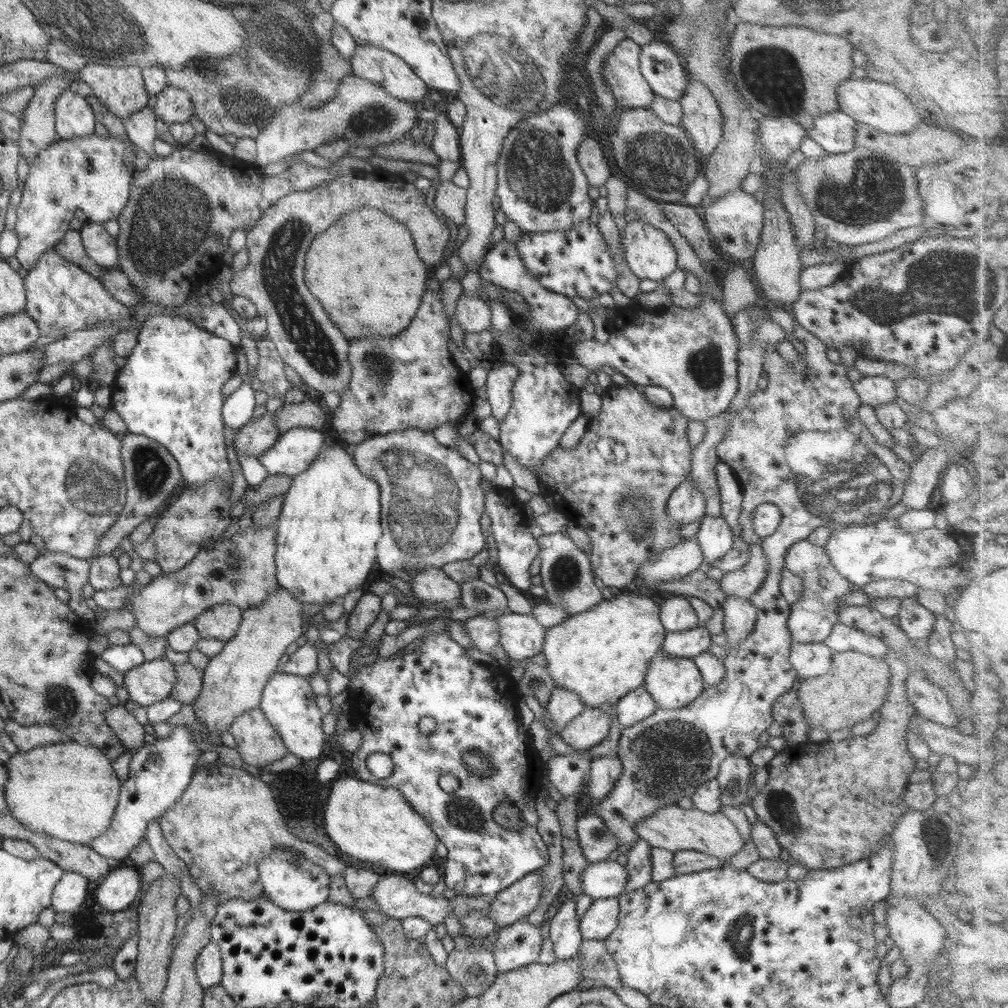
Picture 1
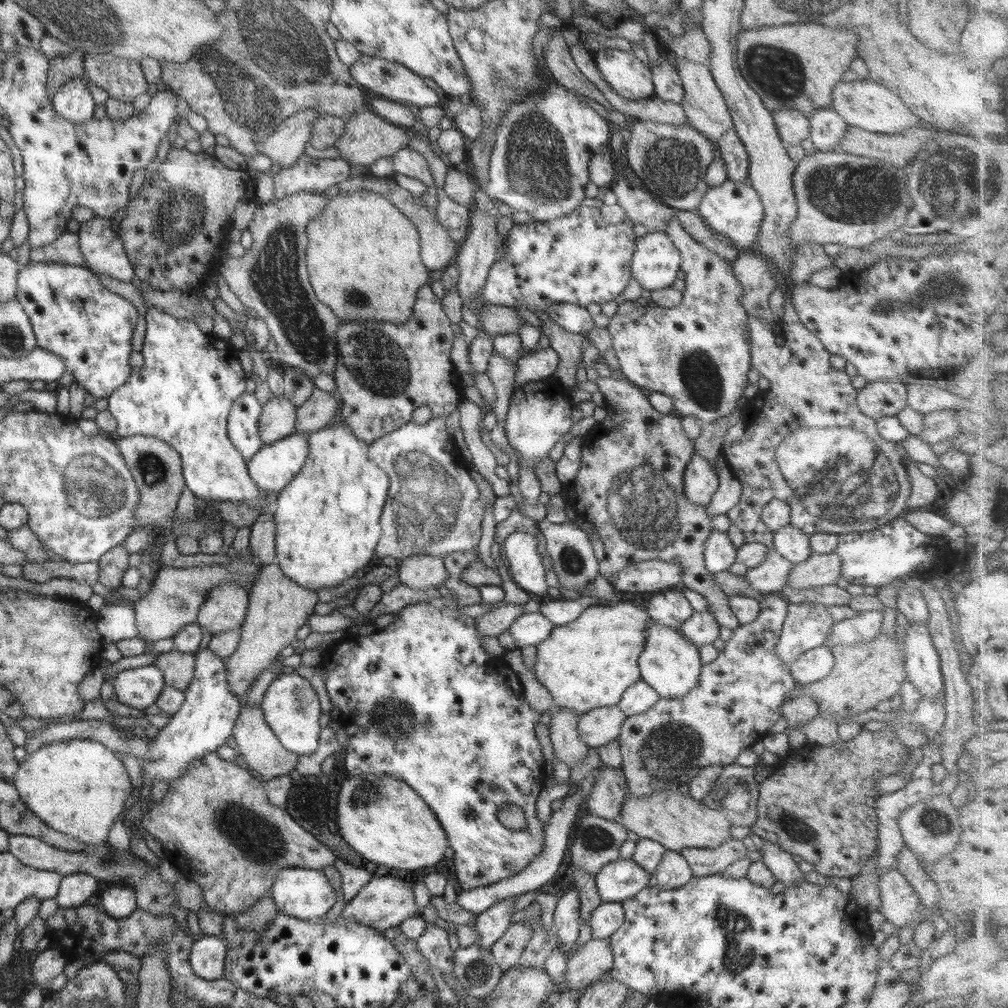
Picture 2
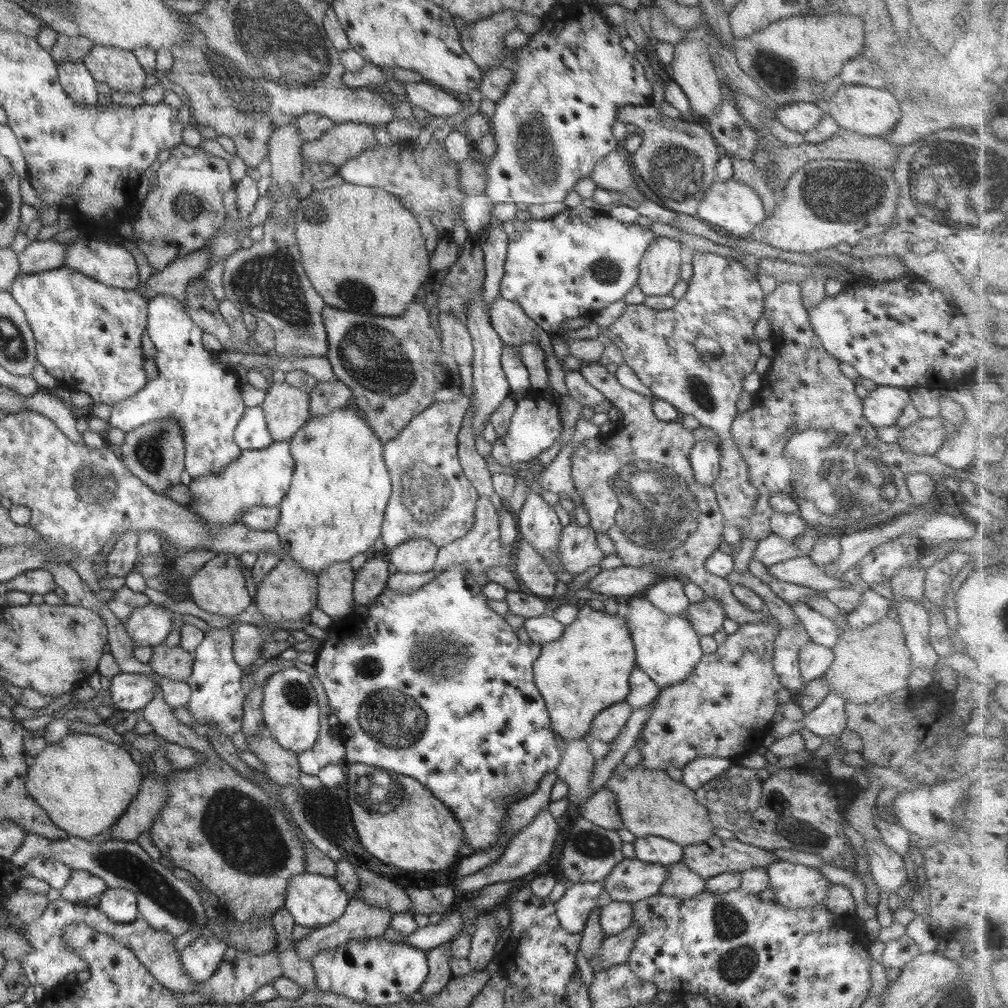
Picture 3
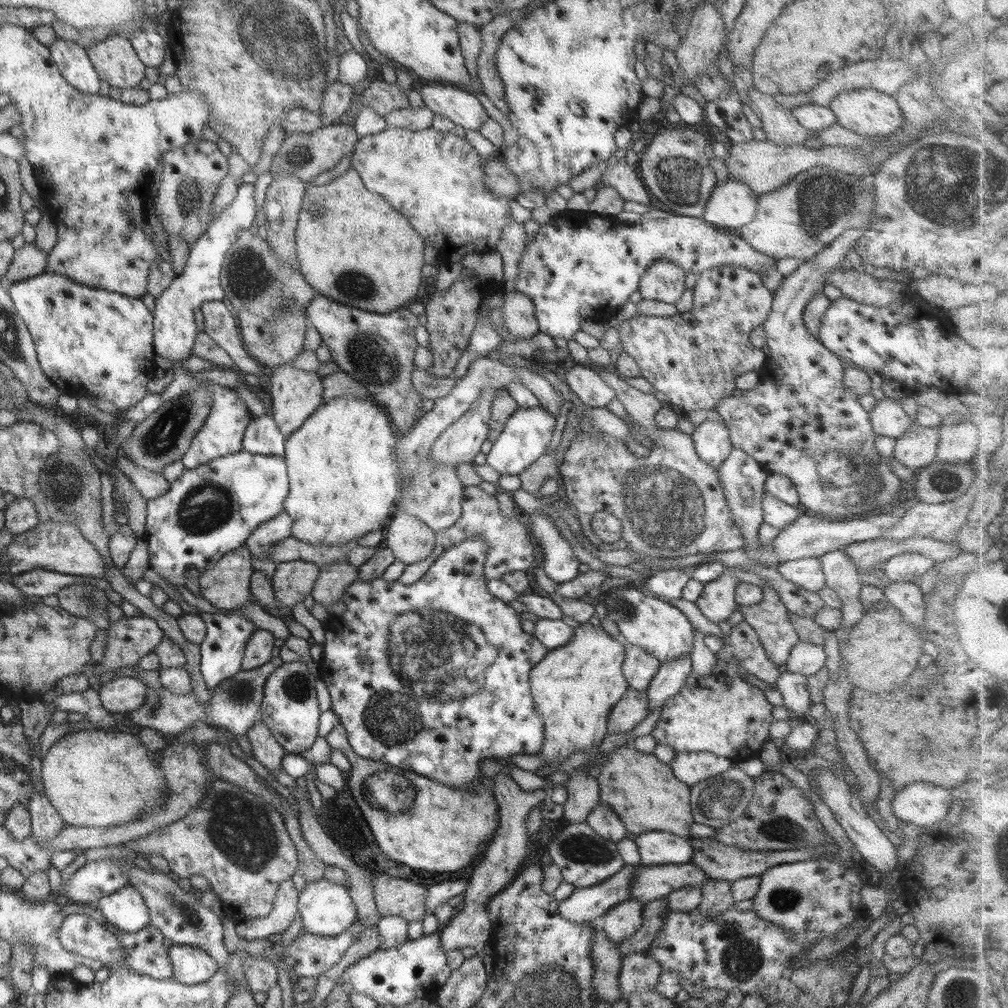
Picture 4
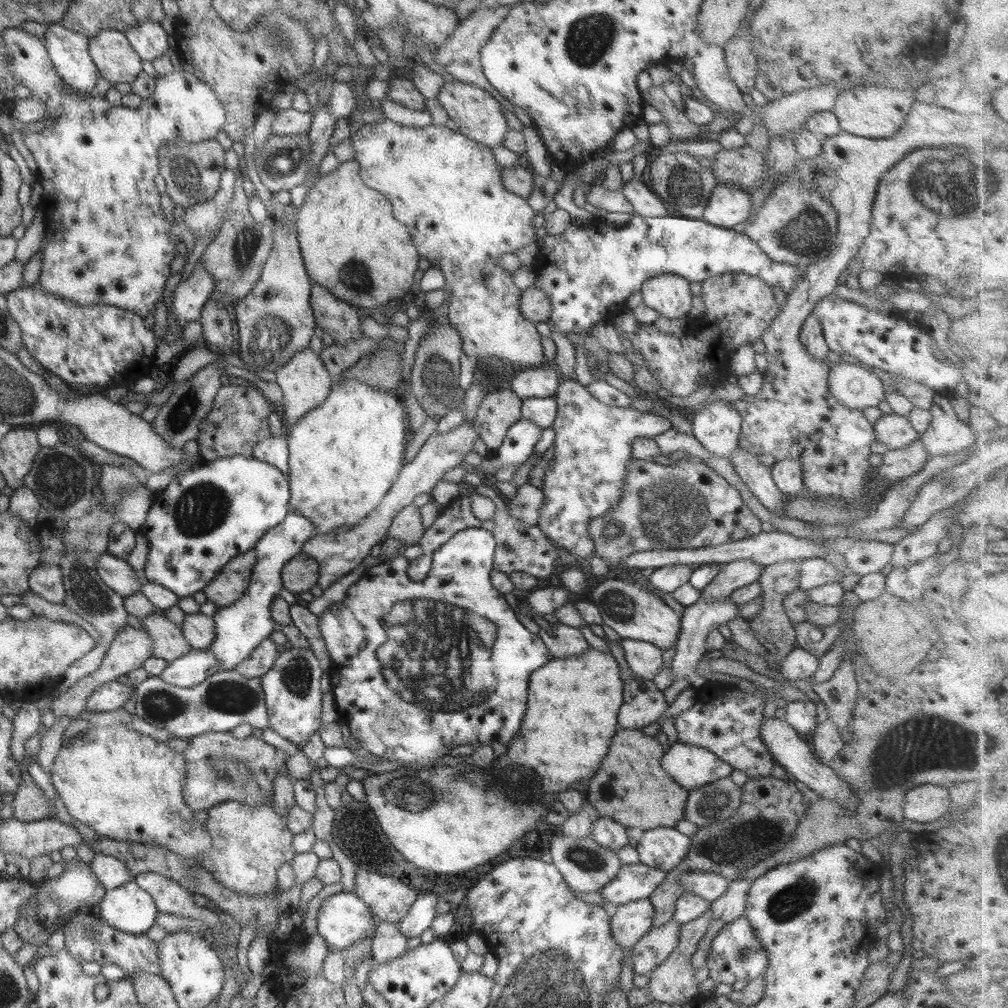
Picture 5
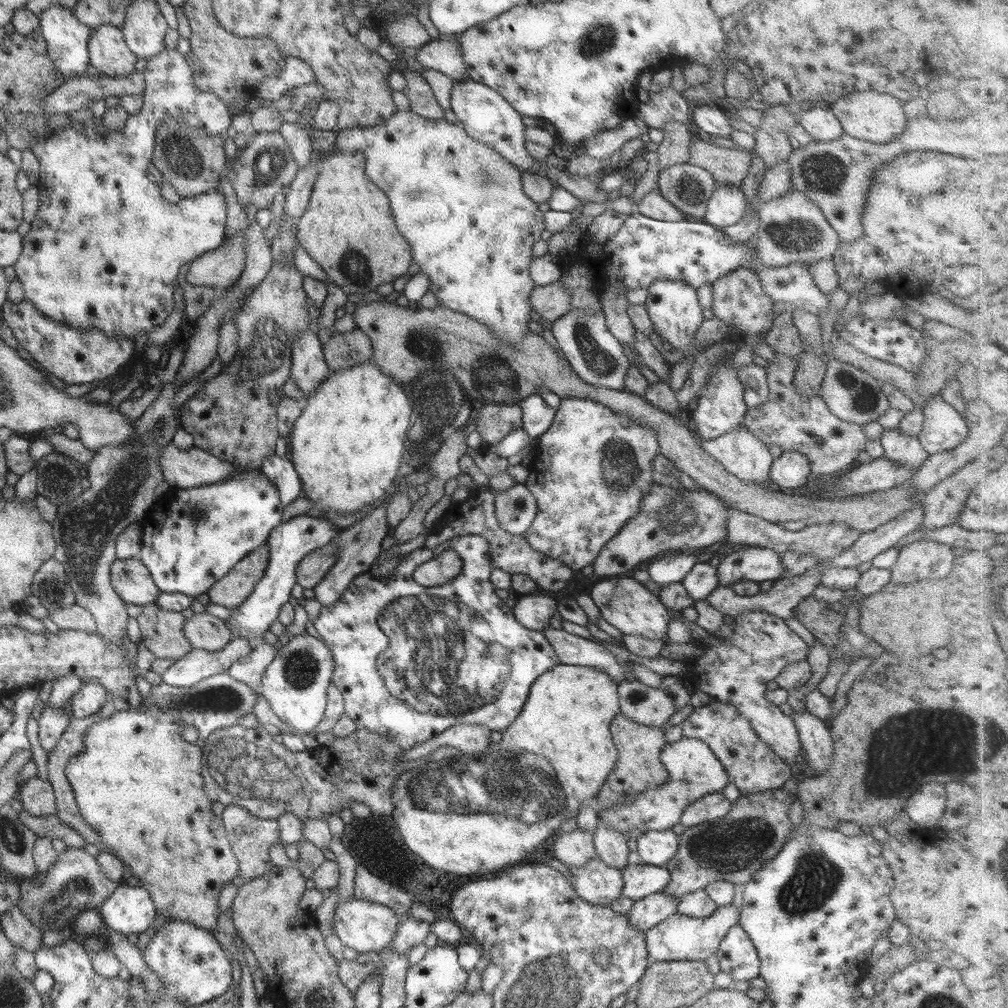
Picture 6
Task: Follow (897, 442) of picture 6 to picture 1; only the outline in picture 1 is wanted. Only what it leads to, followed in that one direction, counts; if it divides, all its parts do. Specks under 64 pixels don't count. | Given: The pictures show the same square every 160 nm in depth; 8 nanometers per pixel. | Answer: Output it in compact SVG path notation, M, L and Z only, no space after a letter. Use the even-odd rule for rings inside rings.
M864 376L860 381L853 384L854 391L858 394L864 405L872 408L895 402L898 397L896 393L896 382L882 376Z

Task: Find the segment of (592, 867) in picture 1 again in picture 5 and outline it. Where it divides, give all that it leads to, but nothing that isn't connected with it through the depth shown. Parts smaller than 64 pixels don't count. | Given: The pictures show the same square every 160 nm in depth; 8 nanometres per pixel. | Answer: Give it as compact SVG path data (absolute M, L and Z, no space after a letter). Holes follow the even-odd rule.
M688 872L680 878L680 885L685 893L691 893L704 898L709 904L725 894L731 882L712 872Z

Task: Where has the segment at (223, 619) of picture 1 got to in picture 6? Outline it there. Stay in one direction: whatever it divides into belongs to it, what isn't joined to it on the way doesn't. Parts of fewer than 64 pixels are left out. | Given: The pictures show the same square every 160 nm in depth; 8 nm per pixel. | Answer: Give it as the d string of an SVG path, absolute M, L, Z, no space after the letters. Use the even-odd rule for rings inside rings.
M265 543L239 560L226 576L214 582L208 589L211 602L228 609L238 608L263 577L268 559L269 548Z

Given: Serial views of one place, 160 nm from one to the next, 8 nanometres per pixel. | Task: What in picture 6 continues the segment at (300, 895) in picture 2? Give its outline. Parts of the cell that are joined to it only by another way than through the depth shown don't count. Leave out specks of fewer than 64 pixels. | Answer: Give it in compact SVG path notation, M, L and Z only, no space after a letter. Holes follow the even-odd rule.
M350 897L350 900L342 902L335 909L334 934L342 941L343 946L357 950L360 953L371 953L378 955L379 952L391 944L391 938L400 924L400 919L390 908L375 904L368 900L360 900Z

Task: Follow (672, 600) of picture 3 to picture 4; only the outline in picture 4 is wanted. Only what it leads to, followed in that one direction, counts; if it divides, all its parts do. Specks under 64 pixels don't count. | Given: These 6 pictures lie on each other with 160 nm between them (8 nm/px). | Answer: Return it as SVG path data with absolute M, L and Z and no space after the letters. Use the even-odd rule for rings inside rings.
M690 569L661 570L650 573L645 586L656 598L668 602L668 600L680 600L682 591L690 579Z

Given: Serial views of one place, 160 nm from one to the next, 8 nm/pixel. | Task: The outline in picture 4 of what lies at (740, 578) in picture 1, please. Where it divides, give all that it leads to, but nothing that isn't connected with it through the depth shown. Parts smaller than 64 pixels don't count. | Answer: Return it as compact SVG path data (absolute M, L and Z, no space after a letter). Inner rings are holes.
M801 558L780 563L775 569L786 579L810 592L825 587L825 576L819 558Z

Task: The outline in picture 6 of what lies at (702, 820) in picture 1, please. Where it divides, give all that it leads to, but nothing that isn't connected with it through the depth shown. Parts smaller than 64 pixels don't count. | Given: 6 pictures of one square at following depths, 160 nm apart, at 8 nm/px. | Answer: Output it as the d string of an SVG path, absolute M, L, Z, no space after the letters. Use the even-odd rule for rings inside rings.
M620 713L612 719L609 729L618 749L618 760L595 796L594 804L613 806L613 804L632 802L645 790L660 786L669 779L669 772L660 760L660 753L667 743L662 728L636 724L628 716Z

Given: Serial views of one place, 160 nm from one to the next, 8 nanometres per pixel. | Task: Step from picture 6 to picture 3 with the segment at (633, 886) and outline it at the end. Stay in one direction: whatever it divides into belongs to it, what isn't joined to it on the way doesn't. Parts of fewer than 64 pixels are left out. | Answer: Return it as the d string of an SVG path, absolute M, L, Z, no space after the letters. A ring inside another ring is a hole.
M602 883L574 884L555 903L556 919L570 934L580 934L590 918L590 912L609 901Z

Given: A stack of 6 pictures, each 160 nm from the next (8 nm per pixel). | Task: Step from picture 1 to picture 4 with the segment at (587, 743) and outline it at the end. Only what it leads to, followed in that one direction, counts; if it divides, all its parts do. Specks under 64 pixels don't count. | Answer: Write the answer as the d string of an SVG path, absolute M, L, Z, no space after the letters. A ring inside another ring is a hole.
M629 686L626 694L611 708L611 711L609 712L609 717L606 723L607 735L632 730L637 724L640 724L649 713L647 692L645 690L634 690Z

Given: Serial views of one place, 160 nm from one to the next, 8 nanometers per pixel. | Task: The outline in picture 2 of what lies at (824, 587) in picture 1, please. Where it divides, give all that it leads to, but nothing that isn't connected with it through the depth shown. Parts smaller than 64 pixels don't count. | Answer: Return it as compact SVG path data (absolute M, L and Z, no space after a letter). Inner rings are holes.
M790 523L773 531L772 548L794 565L808 560L813 553L809 535L804 534ZM790 604L790 612L776 646L778 658L788 667L804 652L824 644L834 623L829 606L825 604Z

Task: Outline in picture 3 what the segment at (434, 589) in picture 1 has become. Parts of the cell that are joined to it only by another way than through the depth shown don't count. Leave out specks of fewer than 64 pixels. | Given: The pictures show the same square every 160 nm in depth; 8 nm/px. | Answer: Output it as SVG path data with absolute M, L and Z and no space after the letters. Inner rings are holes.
M411 538L400 546L385 551L385 557L397 568L397 572L422 574L433 570L437 559L439 547L431 543L427 538Z

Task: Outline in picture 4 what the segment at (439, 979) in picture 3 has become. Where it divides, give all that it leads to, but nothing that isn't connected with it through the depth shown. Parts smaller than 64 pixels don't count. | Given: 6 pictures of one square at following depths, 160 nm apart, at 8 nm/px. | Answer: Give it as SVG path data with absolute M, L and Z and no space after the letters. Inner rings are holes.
M496 775L491 779L494 782L495 802L499 806L498 828L494 833L492 842L486 848L485 854L478 861L478 866L474 868L472 878L468 880L469 884L464 894L464 908L438 934L444 953L453 948L461 949L468 946L484 952L492 932L492 922L486 914L486 904L490 898L498 895L510 885L514 875L526 863L528 840L530 840L530 834L526 830L528 811L532 810L532 807L536 806L542 798L548 798L542 790L524 791L510 775Z

